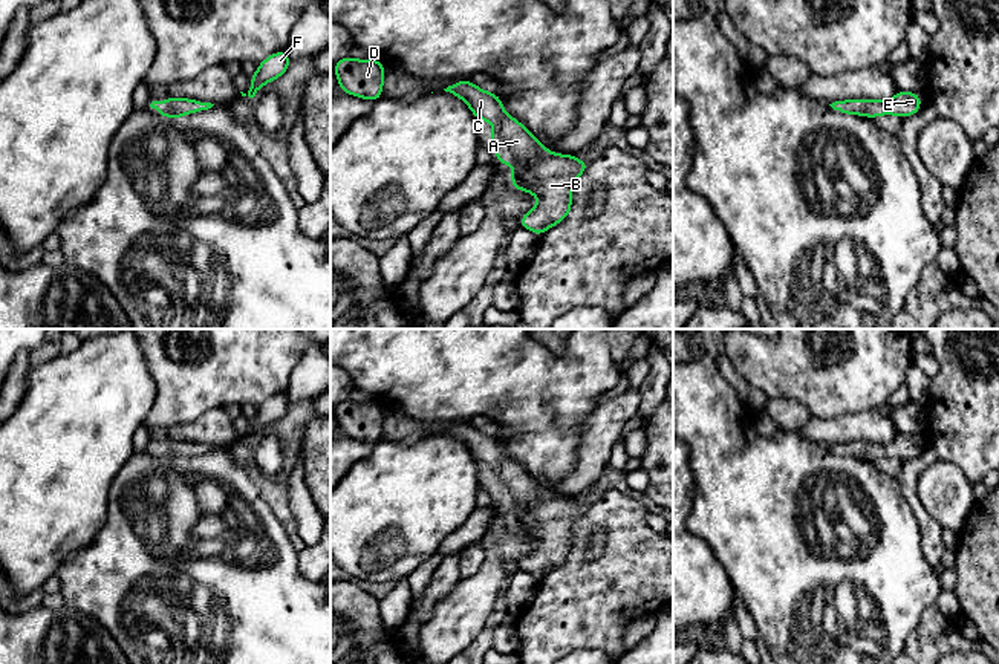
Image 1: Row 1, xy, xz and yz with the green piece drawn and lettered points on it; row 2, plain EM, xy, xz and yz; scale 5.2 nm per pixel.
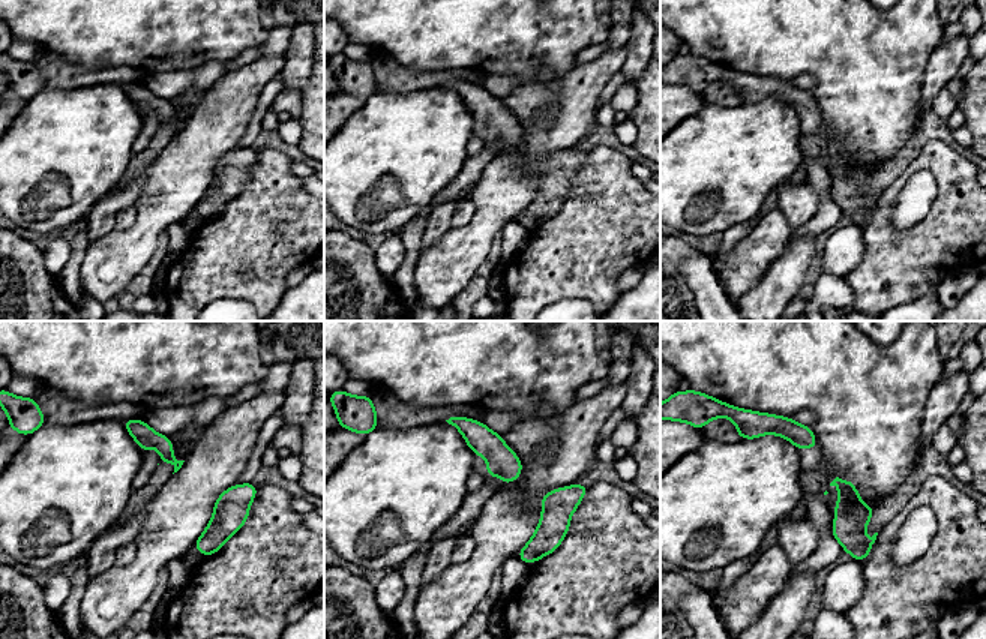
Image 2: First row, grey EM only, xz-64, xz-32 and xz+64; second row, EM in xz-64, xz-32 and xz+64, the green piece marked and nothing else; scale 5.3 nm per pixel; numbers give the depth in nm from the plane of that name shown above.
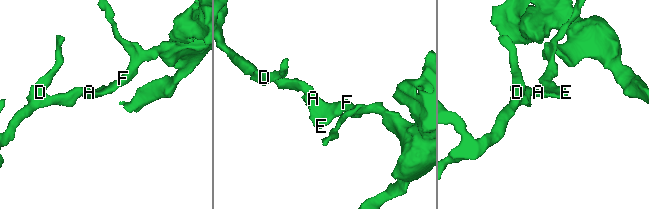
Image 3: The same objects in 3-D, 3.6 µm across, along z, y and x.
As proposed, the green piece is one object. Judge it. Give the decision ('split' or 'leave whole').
leave whole

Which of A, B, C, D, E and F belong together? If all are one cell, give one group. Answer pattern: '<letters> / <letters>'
A B C D E F

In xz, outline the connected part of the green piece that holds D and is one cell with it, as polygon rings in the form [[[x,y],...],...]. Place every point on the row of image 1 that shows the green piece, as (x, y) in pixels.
[[[346,57],[334,64],[334,70],[343,92],[373,103],[381,98],[386,70],[379,60]]]

